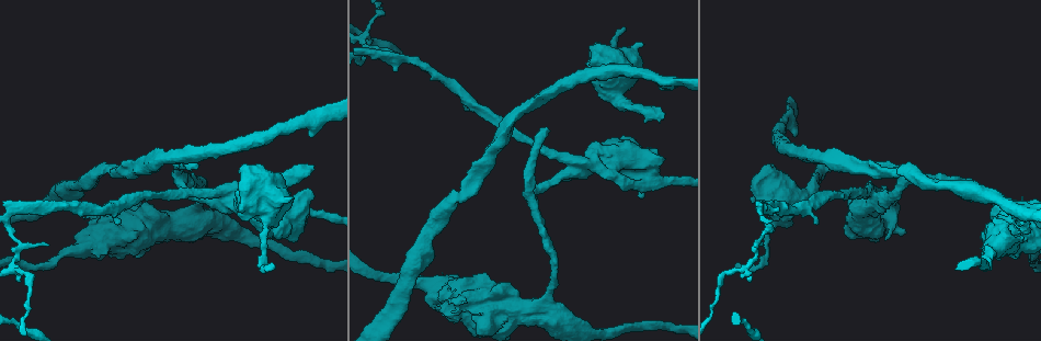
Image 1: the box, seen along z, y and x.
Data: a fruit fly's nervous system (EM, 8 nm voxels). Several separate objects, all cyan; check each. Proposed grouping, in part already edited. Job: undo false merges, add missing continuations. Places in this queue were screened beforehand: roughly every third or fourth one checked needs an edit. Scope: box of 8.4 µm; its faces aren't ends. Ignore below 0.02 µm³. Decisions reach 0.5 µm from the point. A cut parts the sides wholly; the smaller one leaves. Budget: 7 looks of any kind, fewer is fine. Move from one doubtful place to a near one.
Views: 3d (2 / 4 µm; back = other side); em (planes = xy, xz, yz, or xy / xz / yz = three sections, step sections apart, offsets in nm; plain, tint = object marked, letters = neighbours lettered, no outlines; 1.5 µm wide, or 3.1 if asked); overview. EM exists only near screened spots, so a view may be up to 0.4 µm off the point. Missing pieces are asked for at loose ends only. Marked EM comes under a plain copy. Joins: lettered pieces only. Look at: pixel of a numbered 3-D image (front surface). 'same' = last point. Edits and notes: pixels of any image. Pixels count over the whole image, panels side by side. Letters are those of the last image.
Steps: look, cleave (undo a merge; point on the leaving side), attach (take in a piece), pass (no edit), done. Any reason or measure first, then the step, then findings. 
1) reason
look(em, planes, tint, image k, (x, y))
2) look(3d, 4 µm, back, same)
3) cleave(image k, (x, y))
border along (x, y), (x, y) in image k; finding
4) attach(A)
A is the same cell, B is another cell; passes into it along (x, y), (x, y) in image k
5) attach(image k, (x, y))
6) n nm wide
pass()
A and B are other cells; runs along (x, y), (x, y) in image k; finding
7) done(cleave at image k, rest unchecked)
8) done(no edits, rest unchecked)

an open end
look(3d, 2 µm, image 1, (625, 27))

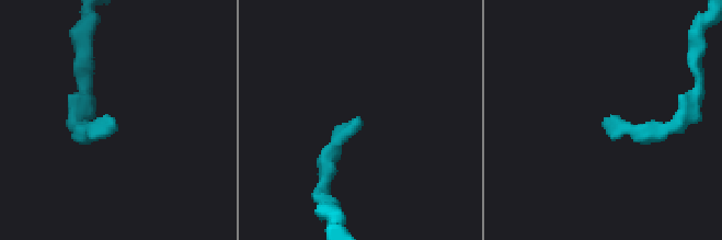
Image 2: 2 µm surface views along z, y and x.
shape alone is not enough
look(em, planes, letters, image 2, (608, 127))

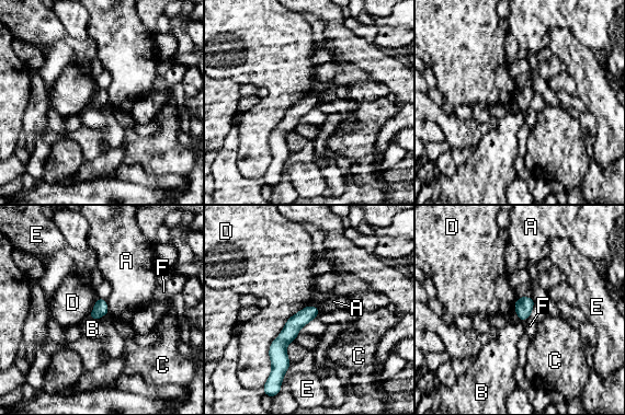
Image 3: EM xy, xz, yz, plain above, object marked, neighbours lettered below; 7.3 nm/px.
100 nm wide
pass()
A, B, C, D, E and F are other cells; none of them fits

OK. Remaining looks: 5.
stops while still wide
look(em, xy, step 8, letters, image 1, (293, 197))

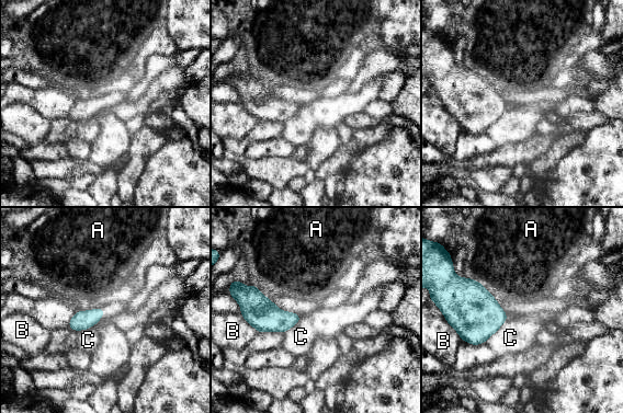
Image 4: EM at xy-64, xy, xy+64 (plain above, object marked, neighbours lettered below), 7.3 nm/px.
look(em, planes, letters, same)

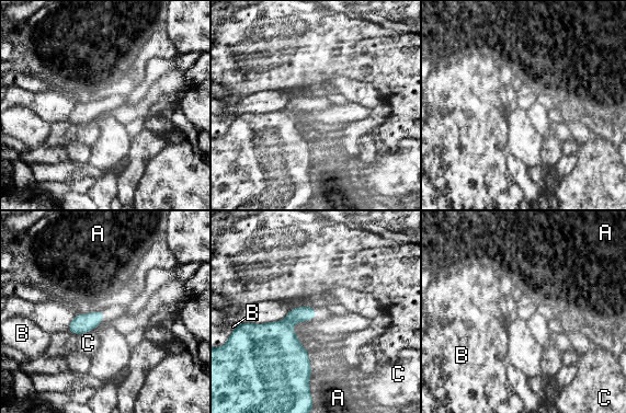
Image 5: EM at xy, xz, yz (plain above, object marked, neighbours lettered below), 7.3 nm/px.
pass()
A, B and C are other cells; border along (97, 325), (80, 334) in image 5; no lettered piece goes on from it

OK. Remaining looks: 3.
branch stops here
look(em, xz, step 4, tint, image 1, (315, 169))

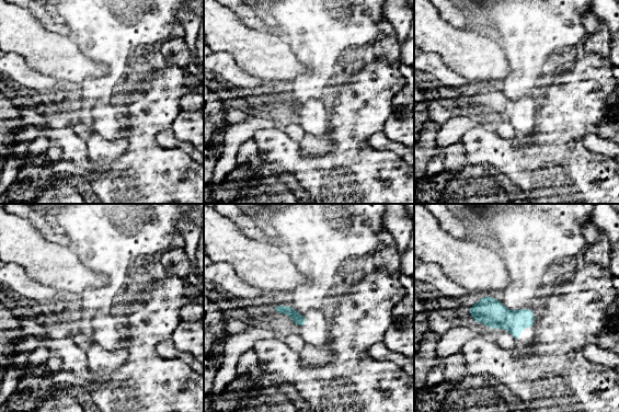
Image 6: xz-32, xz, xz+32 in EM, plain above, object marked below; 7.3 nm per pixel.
cut it another way
look(em, planes, letters, same)

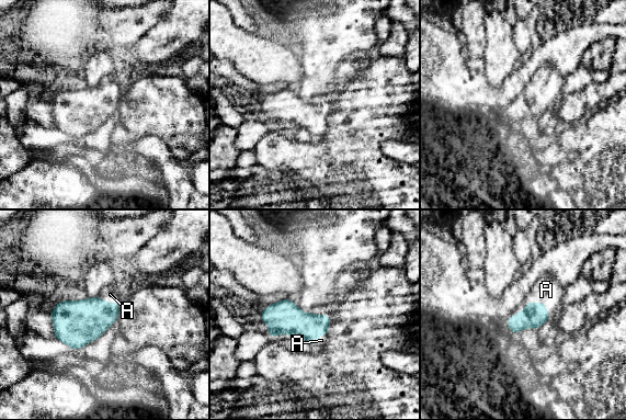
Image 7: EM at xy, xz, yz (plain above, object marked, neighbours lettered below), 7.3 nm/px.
160 nm wide
attach(A)
A is the same cell; passes into it along (535, 315), (542, 303), (546, 290) in image 7; it goes on there

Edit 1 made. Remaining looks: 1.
done(attach at image 7, rest unchecked)

